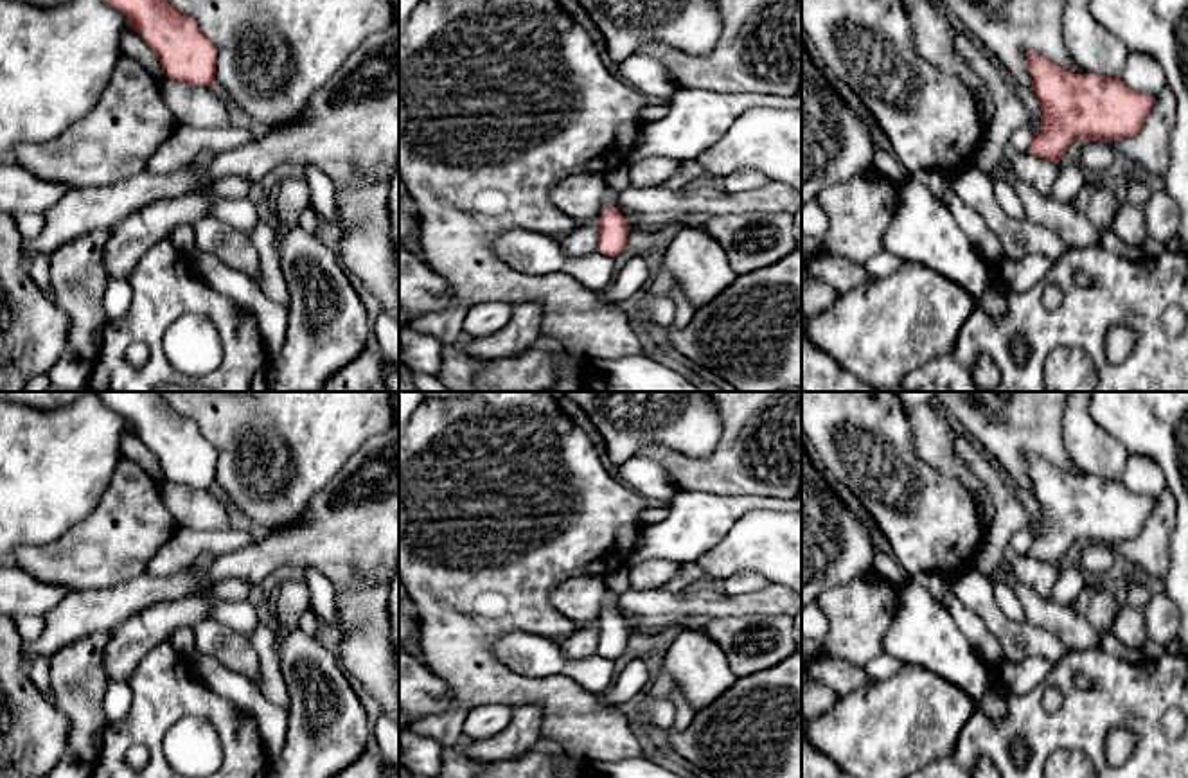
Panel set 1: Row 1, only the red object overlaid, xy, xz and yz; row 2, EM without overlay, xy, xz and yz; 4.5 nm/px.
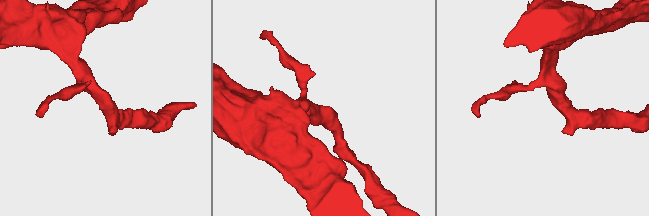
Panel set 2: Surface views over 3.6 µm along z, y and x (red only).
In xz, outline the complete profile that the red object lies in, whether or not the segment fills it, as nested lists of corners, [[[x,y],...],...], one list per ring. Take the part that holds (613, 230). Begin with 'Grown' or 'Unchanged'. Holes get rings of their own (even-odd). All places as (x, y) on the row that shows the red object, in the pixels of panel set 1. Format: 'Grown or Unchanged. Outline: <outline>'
Grown. Outline: [[[607,187],[604,210],[597,217],[598,239],[597,252],[616,259],[627,248],[629,226],[622,212],[616,208],[622,198],[620,190]]]

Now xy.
Unchanged. Outline: [[[104,0],[160,59],[165,77],[189,86],[214,86],[217,49],[198,23],[169,0]]]

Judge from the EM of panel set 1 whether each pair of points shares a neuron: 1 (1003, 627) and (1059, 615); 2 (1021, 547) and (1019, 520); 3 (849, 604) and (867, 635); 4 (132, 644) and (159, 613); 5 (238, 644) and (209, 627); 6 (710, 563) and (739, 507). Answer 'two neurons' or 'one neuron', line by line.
1: two neurons
2: two neurons
3: one neuron
4: one neuron
5: one neuron
6: two neurons

